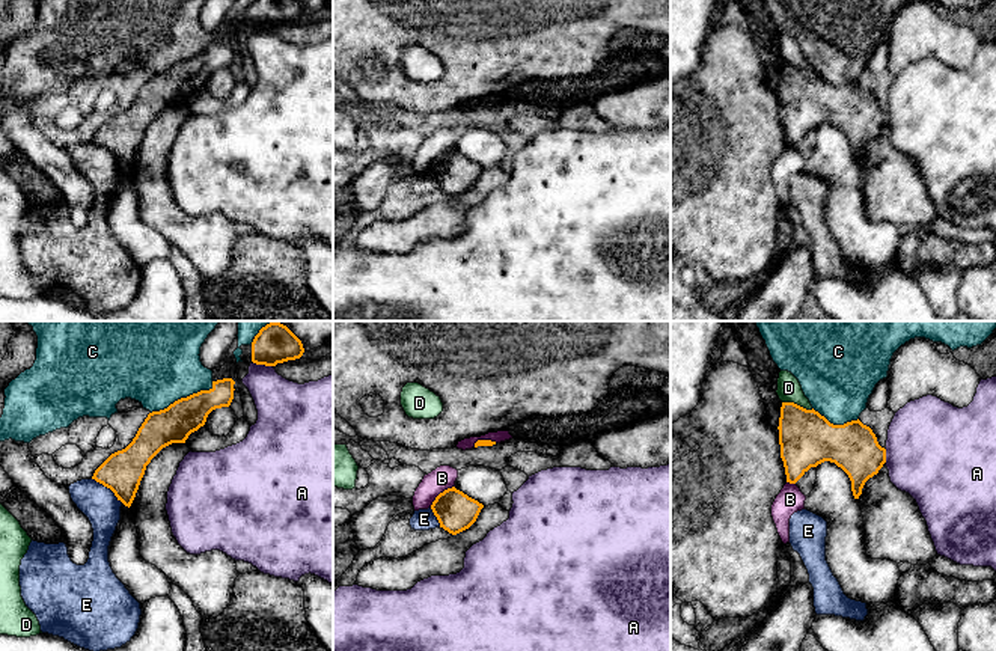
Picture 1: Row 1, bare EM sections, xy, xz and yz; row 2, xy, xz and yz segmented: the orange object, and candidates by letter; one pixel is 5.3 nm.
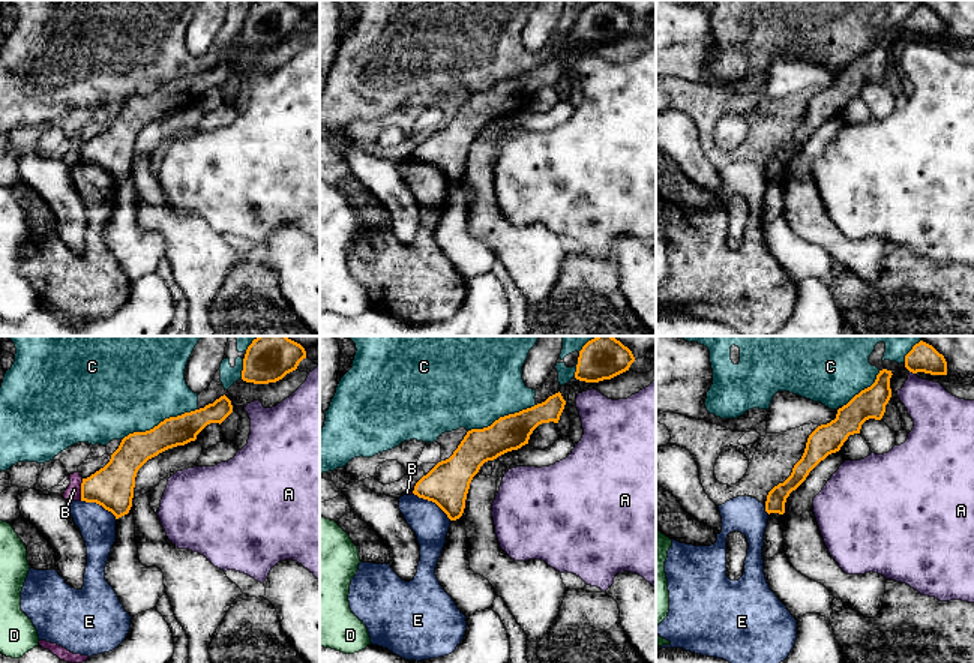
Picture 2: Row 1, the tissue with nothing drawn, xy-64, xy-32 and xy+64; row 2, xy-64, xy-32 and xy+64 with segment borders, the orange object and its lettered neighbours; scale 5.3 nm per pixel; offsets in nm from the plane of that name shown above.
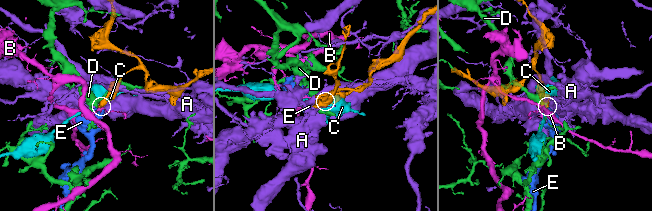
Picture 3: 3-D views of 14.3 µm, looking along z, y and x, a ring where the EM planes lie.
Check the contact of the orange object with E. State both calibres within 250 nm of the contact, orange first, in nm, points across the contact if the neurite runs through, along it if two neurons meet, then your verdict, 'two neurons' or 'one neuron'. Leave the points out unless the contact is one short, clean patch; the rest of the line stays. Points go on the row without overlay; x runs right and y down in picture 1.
calibres 220 and 190 nm; border xy (91, 140), (106, 148), (122, 165); two neurons

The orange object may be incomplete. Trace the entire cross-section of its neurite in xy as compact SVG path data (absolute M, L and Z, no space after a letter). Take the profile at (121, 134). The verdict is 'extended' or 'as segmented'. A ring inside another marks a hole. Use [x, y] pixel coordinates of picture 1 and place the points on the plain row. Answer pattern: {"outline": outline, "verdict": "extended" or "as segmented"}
{"outline": "M232 41L212 44L209 53L200 53L164 72L149 75L133 104L112 116L92 142L110 151L118 163L130 170L151 122L172 105L185 105L191 95L205 87L212 72L229 69L234 47Z", "verdict": "as segmented"}

